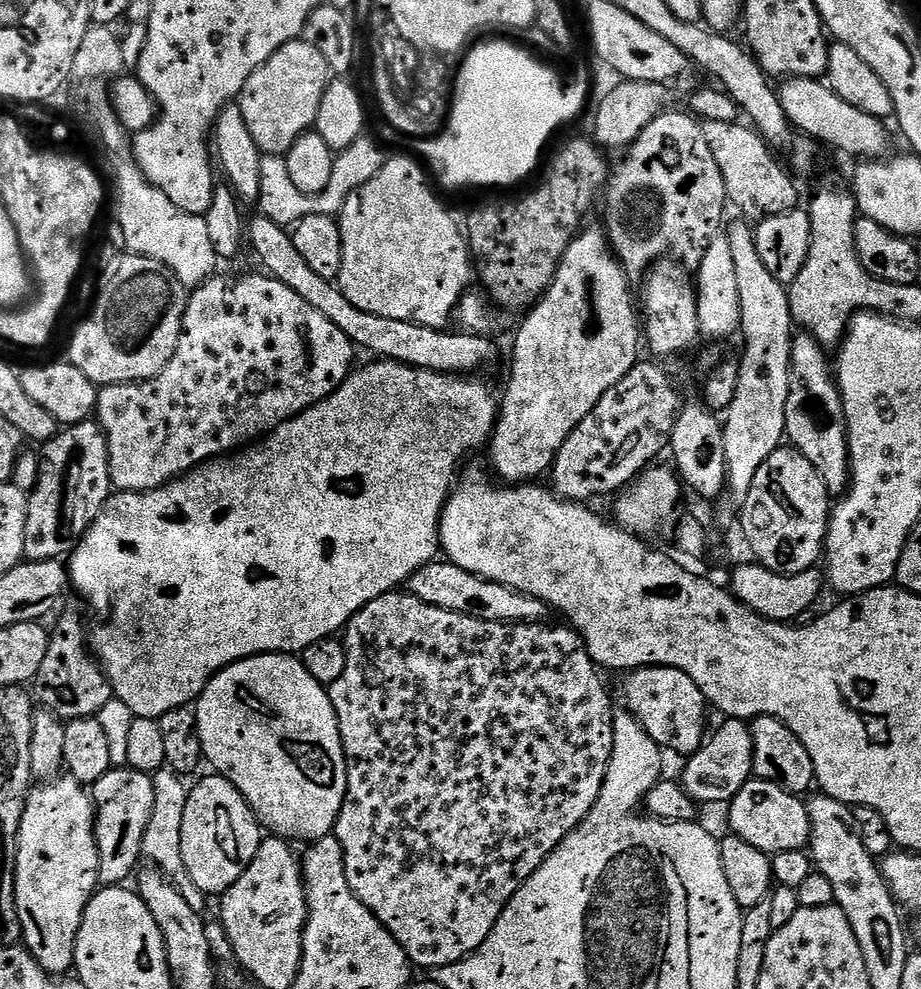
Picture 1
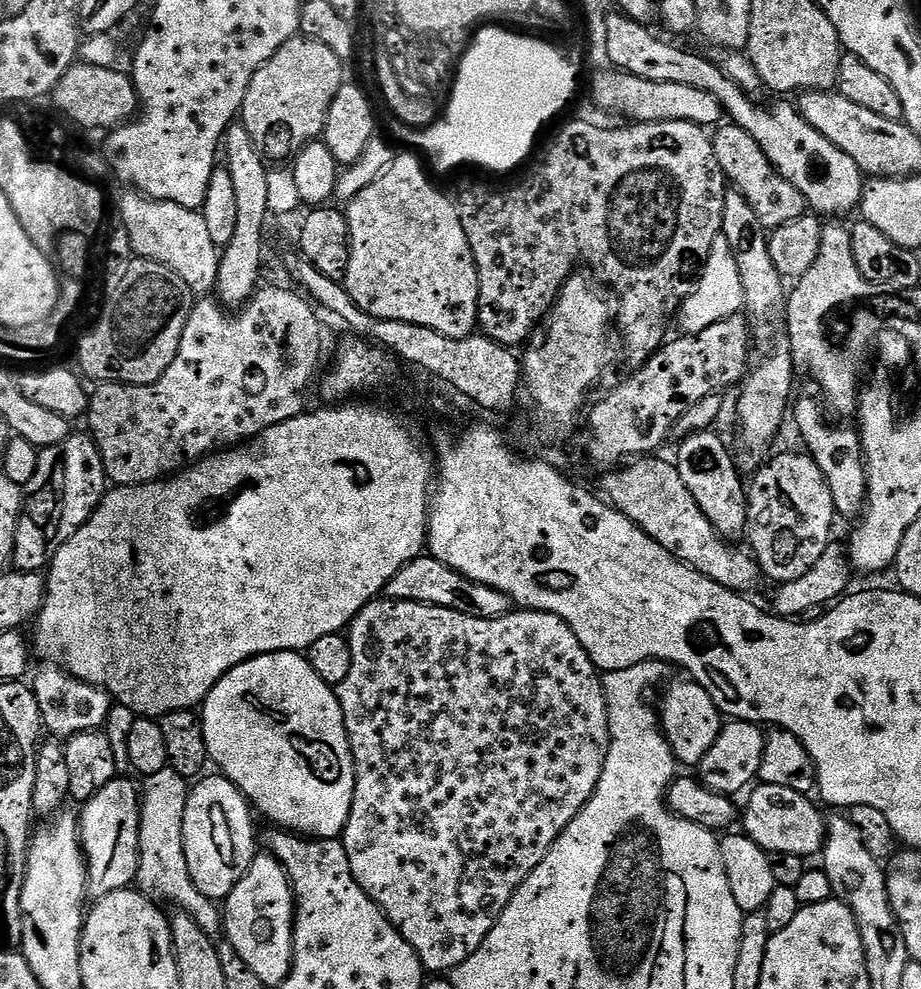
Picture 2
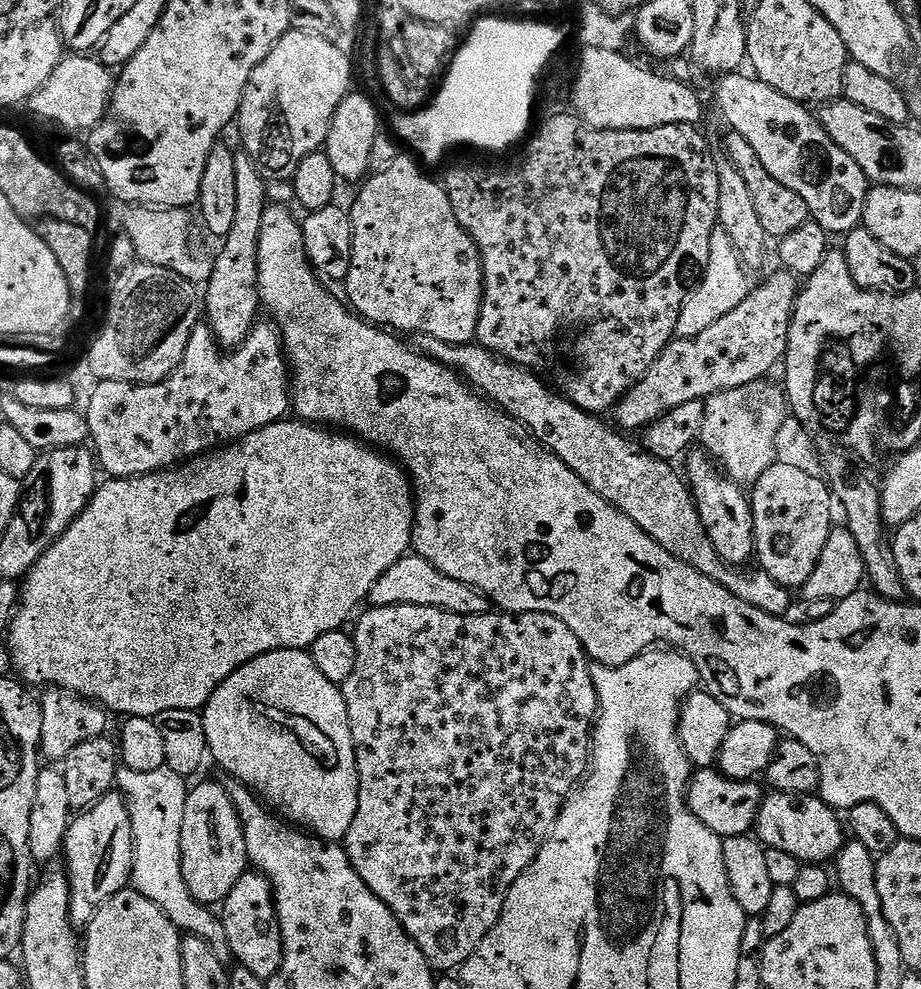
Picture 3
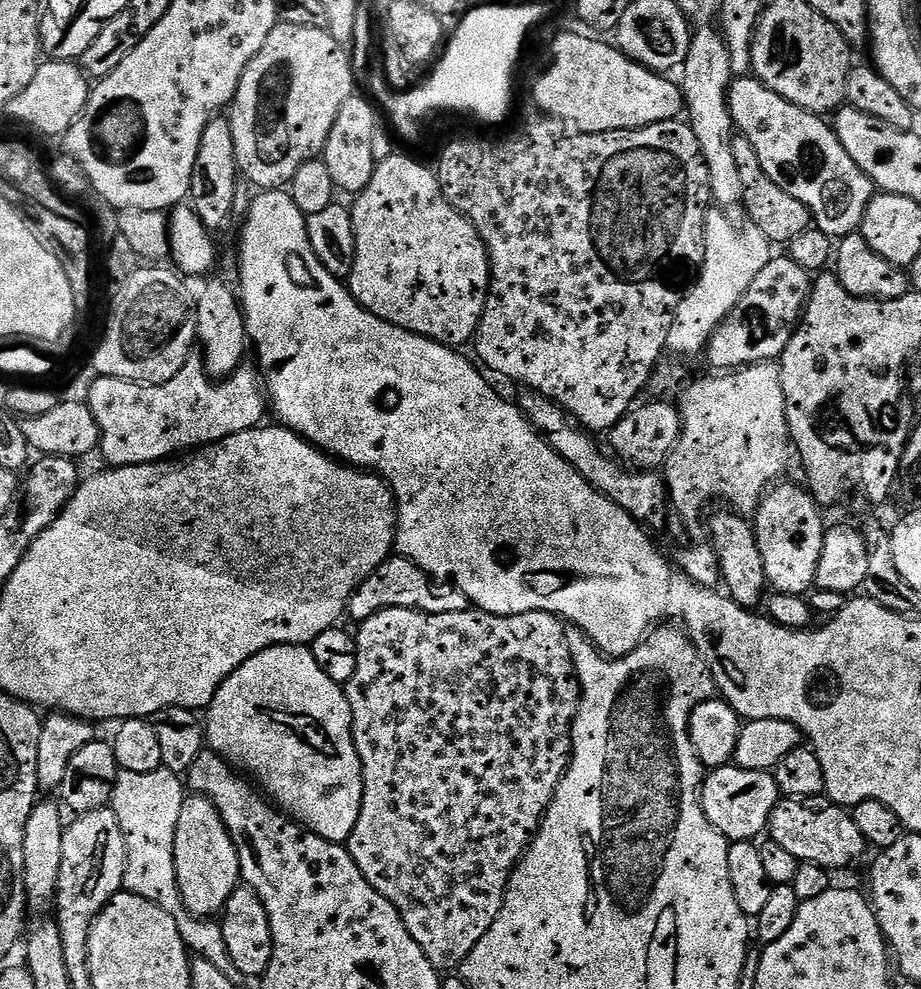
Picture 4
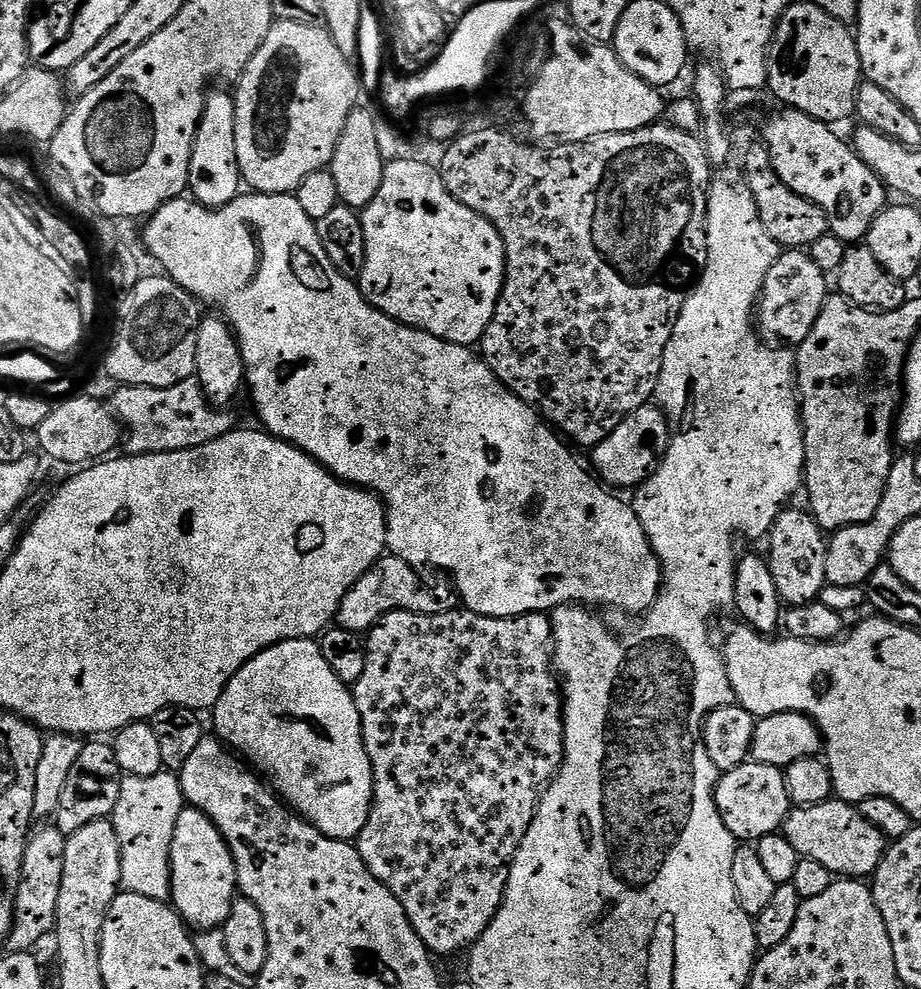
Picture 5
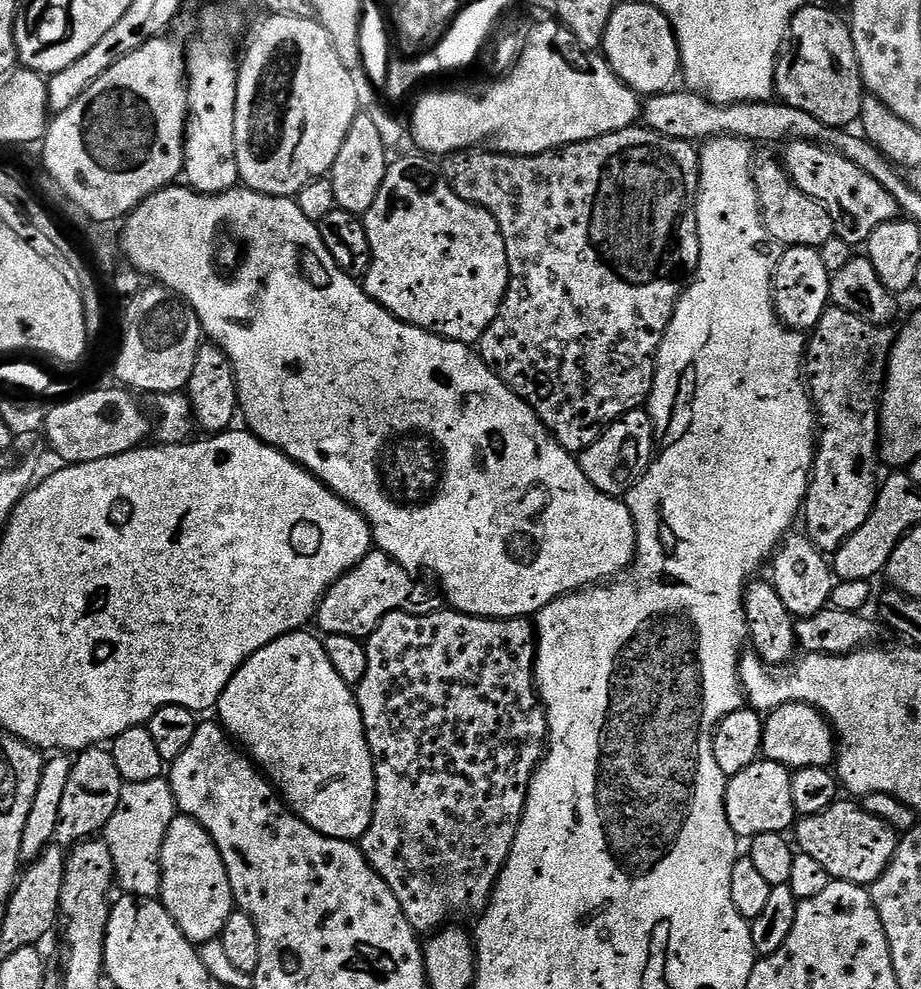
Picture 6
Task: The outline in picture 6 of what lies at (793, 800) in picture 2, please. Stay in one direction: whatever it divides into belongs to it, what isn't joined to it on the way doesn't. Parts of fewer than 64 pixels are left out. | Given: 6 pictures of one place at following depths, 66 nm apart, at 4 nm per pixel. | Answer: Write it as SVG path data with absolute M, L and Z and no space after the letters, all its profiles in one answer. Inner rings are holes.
M848 798L837 799L822 814L797 819L794 844L800 852L816 859L832 880L870 886L882 875L886 866L890 866L898 843L898 833L885 820L879 820L874 814L866 814L859 803L844 799Z

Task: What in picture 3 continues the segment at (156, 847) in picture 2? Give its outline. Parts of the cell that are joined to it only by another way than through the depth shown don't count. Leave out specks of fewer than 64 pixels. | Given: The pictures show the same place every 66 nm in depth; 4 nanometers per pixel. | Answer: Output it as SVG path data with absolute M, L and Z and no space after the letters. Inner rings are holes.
M121 766L116 772L116 788L128 803L130 826L134 842L131 887L142 898L150 898L181 934L197 936L214 950L218 962L225 966L233 963L226 926L207 904L200 904L182 874L182 817L186 815L186 798L190 784L185 777L169 768L158 770L130 770Z

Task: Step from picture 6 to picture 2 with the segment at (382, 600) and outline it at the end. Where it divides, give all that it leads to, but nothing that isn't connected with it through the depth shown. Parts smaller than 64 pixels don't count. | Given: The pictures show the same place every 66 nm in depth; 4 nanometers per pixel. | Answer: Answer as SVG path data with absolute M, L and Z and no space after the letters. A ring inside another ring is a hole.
M421 554L417 560L412 560L394 578L390 578L386 589L389 600L405 600L419 604L433 604L439 608L458 610L462 614L470 614L474 618L498 618L510 610L508 597L498 590L486 586L482 582L474 582L462 574L458 574L450 566L435 560L430 554Z

